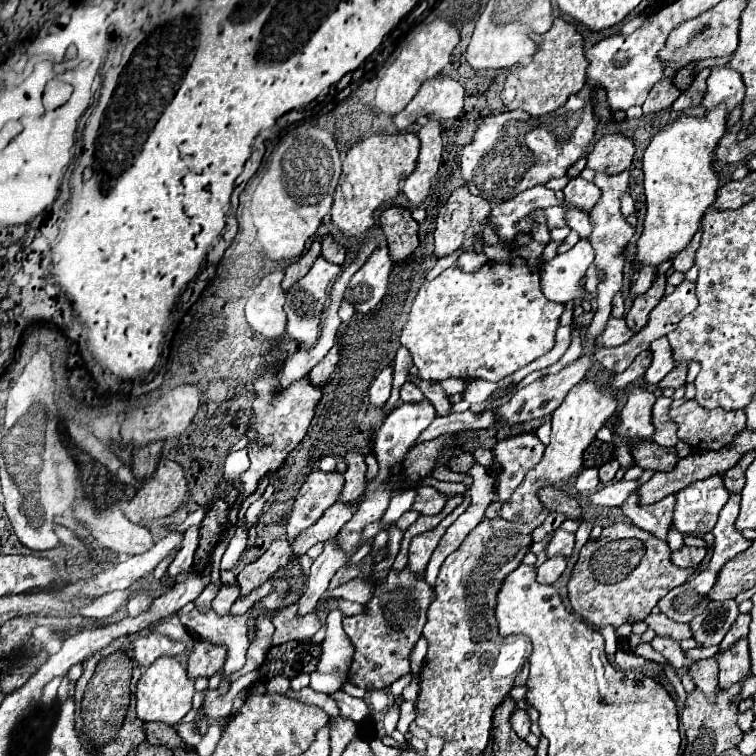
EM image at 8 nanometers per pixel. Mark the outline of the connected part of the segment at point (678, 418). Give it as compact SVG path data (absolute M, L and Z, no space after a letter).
M696 399L670 409L670 419L678 423L678 437L698 451L720 450L746 427L744 411L708 411L700 407Z

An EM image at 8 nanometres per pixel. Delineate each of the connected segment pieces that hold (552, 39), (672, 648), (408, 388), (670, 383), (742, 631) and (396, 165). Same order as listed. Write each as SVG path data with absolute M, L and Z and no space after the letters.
M554 19L550 31L536 37L538 51L532 61L510 71L504 83L502 101L506 109L524 109L532 117L546 115L562 107L570 95L576 95L586 83L588 61L584 57L584 39L576 27L564 19Z
M654 637L652 647L658 653L662 653L668 659L668 663L672 663L676 669L684 667L684 653L682 653L680 643L676 639L672 639L672 637Z
M406 381L402 387L400 387L400 399L402 401L406 401L406 403L418 403L418 401L422 401L424 399L424 395L422 395L422 391L414 385L414 383L410 383L410 381Z
M680 365L676 367L674 371L670 371L662 381L660 381L660 387L672 387L672 389L678 389L680 385L684 385L684 379L686 379L686 373L688 373L688 367L686 365Z
M740 613L738 619L734 621L734 625L730 627L730 631L726 633L724 641L720 643L720 649L730 649L740 637L746 637L748 635L748 625L750 625L750 613Z
M414 133L372 135L362 143L356 143L344 159L340 183L334 191L332 223L338 225L338 229L348 237L368 231L374 225L372 213L376 211L376 207L380 207L380 203L384 203L386 199L394 199L400 191L400 181L414 171L418 149L420 139Z

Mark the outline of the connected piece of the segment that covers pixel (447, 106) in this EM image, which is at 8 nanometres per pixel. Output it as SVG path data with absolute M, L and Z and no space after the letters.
M436 75L420 87L416 97L394 117L394 125L398 131L406 131L420 115L428 117L460 117L464 105L464 87L448 77Z

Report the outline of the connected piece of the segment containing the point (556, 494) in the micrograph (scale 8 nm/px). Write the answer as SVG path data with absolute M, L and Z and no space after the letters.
M544 487L538 493L540 501L544 507L548 507L550 511L560 511L570 519L580 519L580 505L576 499L564 495L562 489L558 487Z

